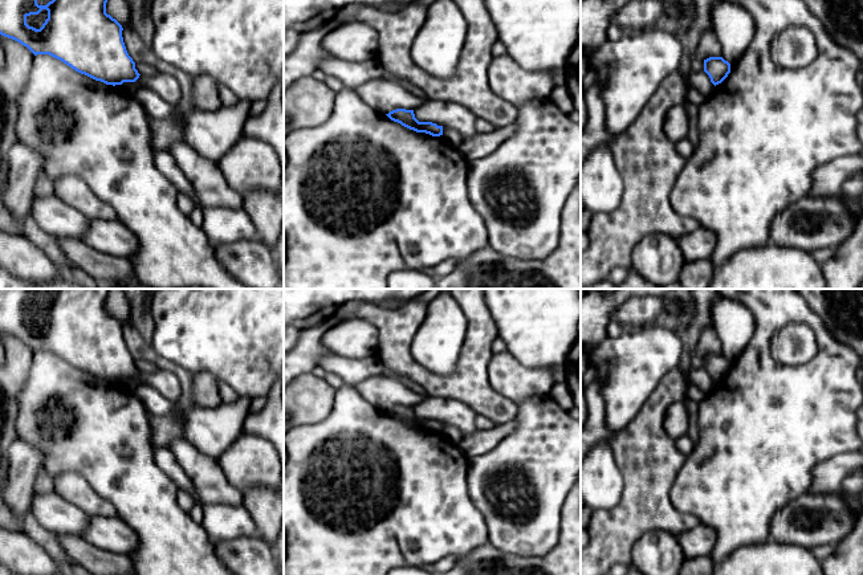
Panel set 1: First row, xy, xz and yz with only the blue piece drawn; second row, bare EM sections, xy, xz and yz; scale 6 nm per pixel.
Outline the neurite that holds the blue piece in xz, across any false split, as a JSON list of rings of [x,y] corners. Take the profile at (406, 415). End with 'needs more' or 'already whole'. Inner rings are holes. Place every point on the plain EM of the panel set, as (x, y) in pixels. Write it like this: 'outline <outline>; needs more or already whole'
outline [[[396,405],[386,411],[391,417],[400,420],[402,423],[414,427],[416,429],[426,429],[432,433],[443,432],[443,423],[437,423],[432,419],[419,419],[415,415],[414,407]]]; already whole

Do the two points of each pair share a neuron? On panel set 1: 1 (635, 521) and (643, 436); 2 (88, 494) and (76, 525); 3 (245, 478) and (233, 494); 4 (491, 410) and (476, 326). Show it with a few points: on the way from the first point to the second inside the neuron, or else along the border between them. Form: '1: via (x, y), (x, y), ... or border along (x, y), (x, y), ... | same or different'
1: via (643, 500), (643, 457) | same
2: border along (56, 492), (89, 516) | different
3: border along (219, 464), (223, 474), (241, 492) | different
4: via (476, 388), (476, 347) | same

